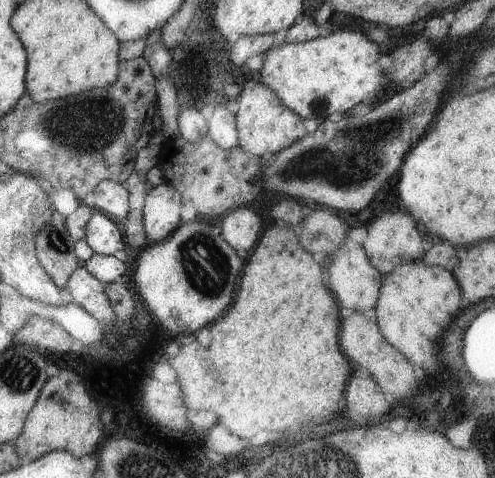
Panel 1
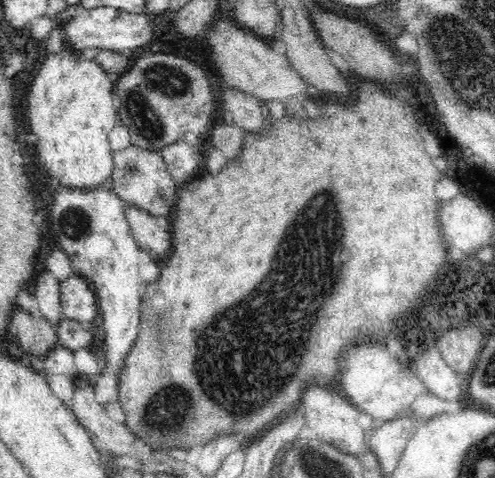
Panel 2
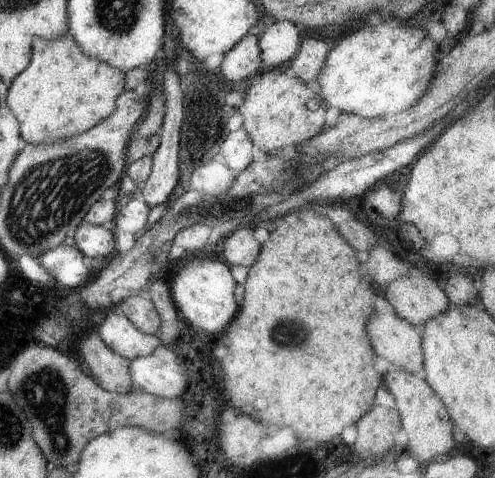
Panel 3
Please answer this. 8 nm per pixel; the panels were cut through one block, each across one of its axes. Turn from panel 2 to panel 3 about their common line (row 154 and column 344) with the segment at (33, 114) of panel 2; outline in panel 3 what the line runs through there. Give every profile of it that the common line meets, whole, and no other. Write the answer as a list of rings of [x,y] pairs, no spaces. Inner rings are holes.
[[[378,22],[378,24],[372,24],[372,26],[364,26],[362,30],[356,30],[352,32],[350,36],[346,36],[344,40],[341,40],[329,53],[320,71],[317,81],[321,86],[321,92],[318,96],[327,104],[328,107],[334,107],[342,113],[352,113],[365,119],[379,118],[386,119],[387,117],[394,116],[395,114],[404,112],[409,108],[412,108],[421,98],[423,94],[430,88],[430,83],[433,81],[435,70],[437,69],[438,61],[441,56],[438,56],[439,44],[426,32],[424,27],[408,26],[403,23],[399,28],[393,28],[389,26],[387,22]]]

